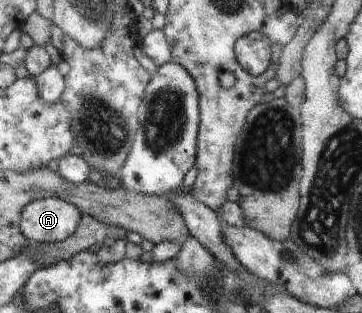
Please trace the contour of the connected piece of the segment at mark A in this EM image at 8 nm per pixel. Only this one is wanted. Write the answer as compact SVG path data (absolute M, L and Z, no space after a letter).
M63 198L38 199L23 213L23 232L37 244L63 242L79 231L83 210Z

